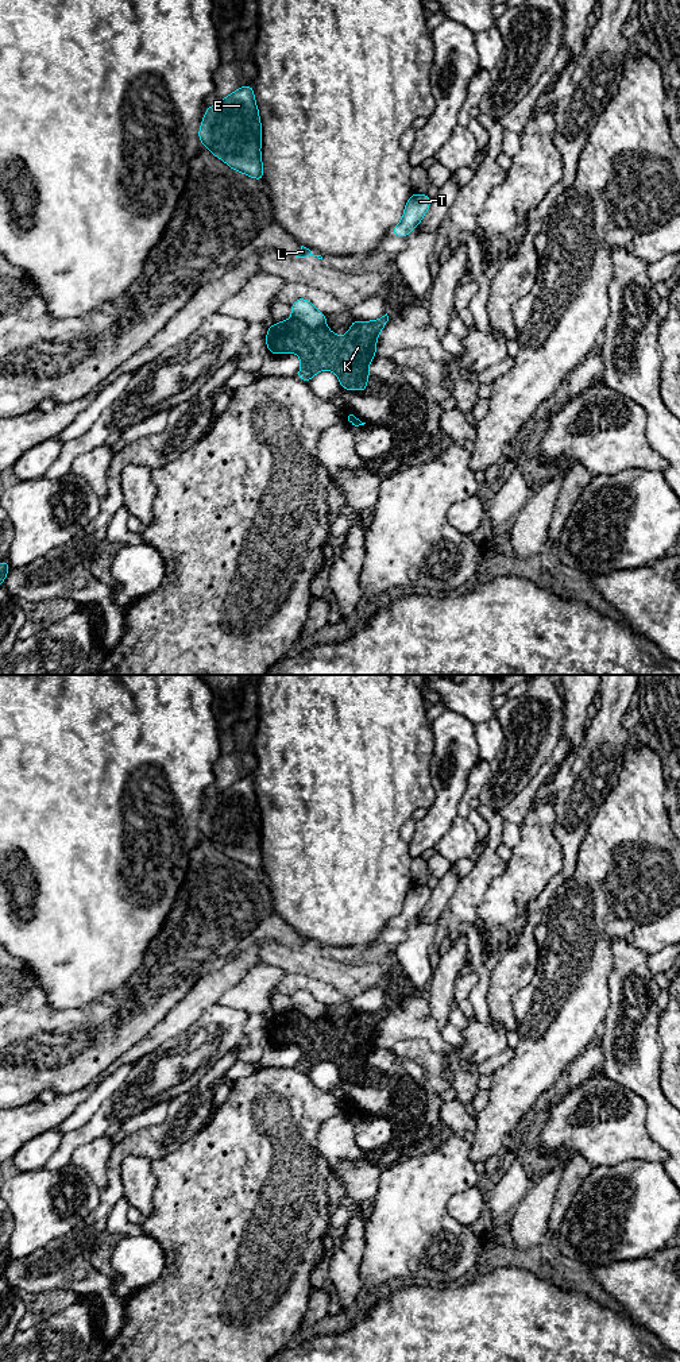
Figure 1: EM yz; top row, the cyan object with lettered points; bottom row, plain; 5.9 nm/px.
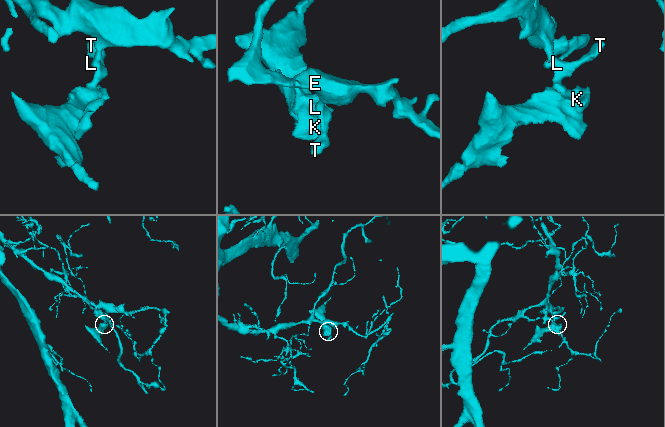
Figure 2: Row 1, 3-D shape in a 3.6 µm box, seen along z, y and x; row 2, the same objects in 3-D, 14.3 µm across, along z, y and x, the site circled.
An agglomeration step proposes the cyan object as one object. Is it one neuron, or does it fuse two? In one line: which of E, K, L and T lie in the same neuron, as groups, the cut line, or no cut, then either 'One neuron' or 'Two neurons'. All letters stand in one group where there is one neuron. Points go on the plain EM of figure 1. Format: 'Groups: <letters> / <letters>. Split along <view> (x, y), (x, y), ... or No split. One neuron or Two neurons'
Groups: E L T / K. Split along yz (293, 1007), (312, 1019), (321, 1021), (324, 1018). Two neurons

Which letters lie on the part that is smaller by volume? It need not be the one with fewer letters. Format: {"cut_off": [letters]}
{"cut_off": ["K"]}

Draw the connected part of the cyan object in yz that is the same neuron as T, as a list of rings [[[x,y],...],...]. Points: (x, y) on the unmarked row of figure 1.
[[[413,884],[405,896],[401,914],[391,919],[390,925],[407,929],[409,923],[421,914],[424,906],[429,900],[430,894],[432,890],[426,884]]]

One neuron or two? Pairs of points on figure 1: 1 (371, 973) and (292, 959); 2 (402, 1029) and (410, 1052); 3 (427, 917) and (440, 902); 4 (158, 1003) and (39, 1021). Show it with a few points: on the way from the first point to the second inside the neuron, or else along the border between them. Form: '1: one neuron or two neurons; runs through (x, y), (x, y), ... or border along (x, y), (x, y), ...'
1: one neuron; runs through (351, 973), (333, 973), (312, 963)
2: two neurons; border along (391, 1048), (402, 1040), (422, 1037), (435, 1050)
3: one neuron; runs through (431, 913), (436, 906)
4: one neuron; runs through (128, 1015), (120, 1022), (69, 1022)

